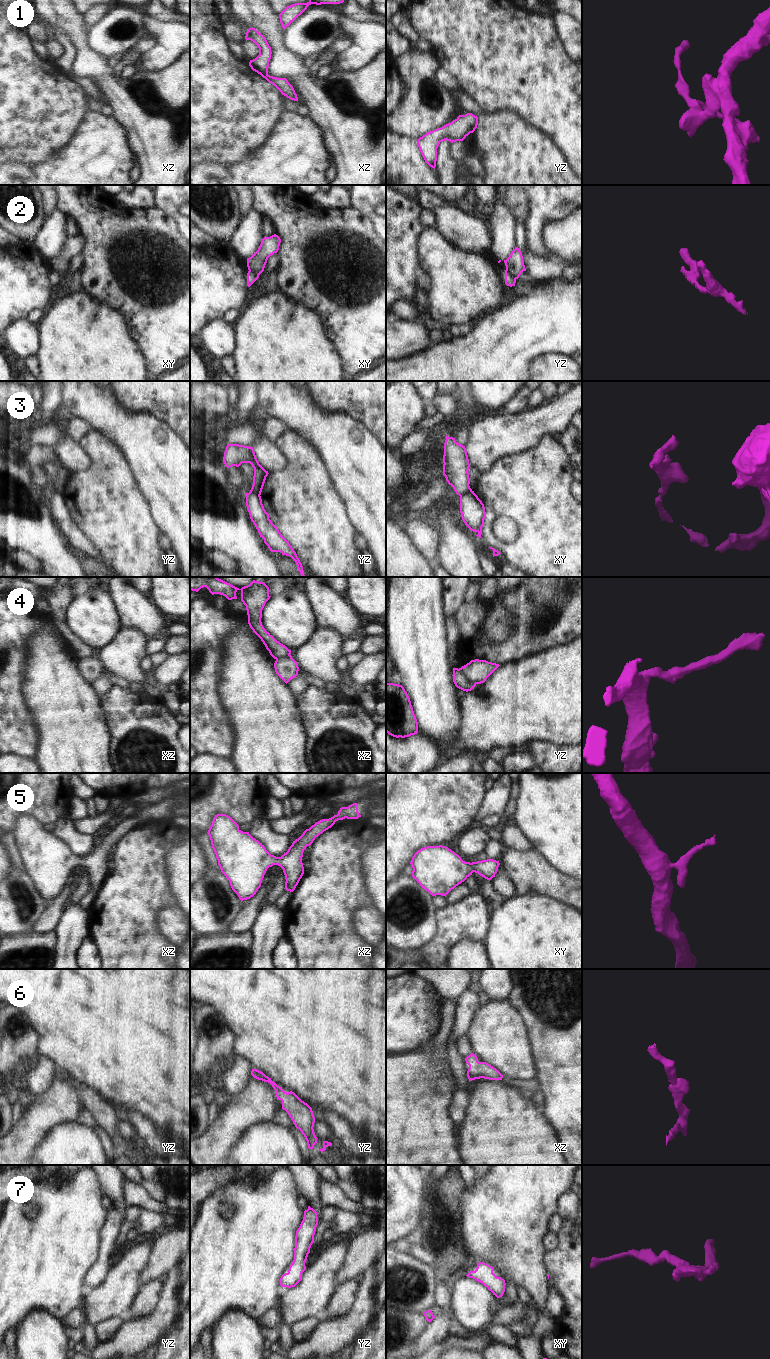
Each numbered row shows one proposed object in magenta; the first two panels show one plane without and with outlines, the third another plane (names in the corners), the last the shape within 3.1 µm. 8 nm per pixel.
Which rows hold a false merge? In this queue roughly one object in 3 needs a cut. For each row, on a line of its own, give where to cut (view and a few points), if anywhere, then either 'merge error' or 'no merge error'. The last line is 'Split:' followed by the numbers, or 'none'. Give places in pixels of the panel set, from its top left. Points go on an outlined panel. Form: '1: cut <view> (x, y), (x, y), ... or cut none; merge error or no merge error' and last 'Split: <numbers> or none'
1: cut none; no merge error
2: cut yz (506, 268), (516, 278); merge error
3: cut xy (471, 490), (460, 496); merge error
4: cut yz (458, 669), (469, 680), (476, 683); merge error
5: cut none; no merge error
6: cut none; no merge error
7: cut none; no merge error
Split: 2, 3, 4

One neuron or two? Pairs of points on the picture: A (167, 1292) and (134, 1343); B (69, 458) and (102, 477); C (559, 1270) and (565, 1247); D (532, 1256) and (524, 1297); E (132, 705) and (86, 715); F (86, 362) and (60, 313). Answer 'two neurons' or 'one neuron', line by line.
A: one neuron
B: two neurons
C: one neuron
D: two neurons
E: two neurons
F: one neuron

